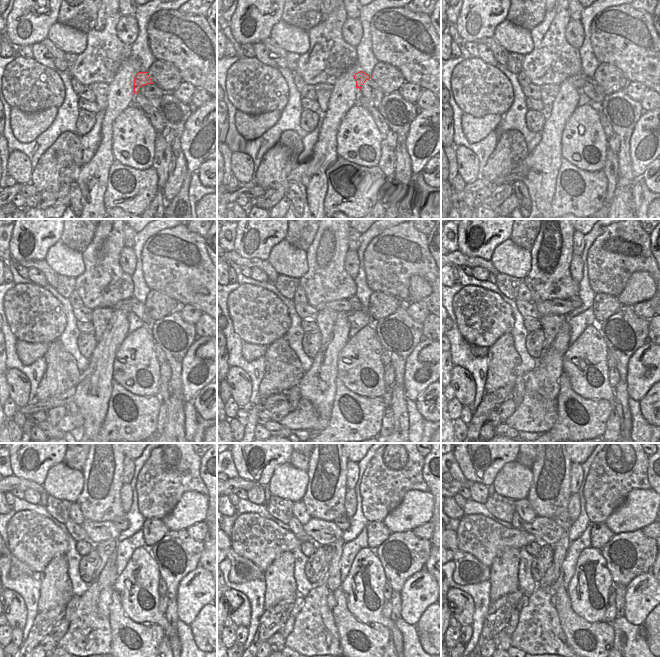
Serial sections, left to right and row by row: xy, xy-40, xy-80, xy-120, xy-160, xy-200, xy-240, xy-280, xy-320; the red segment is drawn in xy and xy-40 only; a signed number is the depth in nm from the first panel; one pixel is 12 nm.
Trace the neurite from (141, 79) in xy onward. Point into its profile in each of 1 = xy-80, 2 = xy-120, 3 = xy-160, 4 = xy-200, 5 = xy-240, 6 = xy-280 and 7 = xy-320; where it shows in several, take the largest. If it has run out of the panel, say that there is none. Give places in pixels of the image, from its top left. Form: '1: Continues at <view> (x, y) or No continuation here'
1: Continues at xy-80 (578, 80)
2: Continues at xy-120 (125, 305)
3: Continues at xy-160 (343, 305)
4: Continues at xy-200 (555, 306)
5: Continues at xy-240 (97, 532)
6: Continues at xy-280 (322, 532)
7: Continues at xy-320 (547, 531).

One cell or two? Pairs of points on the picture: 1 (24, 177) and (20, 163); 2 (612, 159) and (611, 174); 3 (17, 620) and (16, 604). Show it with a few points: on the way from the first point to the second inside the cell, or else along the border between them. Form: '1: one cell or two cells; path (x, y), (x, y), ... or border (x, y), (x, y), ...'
1: one cell; path (22, 174), (20, 166)
2: one cell; path (611, 163), (611, 170)
3: one cell; path (16, 616), (16, 608)

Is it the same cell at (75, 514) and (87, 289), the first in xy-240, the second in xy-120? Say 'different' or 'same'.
different

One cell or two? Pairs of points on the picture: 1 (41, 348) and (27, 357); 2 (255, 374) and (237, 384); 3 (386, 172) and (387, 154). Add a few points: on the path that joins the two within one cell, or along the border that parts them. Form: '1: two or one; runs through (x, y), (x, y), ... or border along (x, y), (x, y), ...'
1: one; runs through (38, 350), (30, 354)
2: two; border along (229, 366), (238, 366), (249, 376), (250, 401)
3: one; runs through (386, 168), (387, 158)

